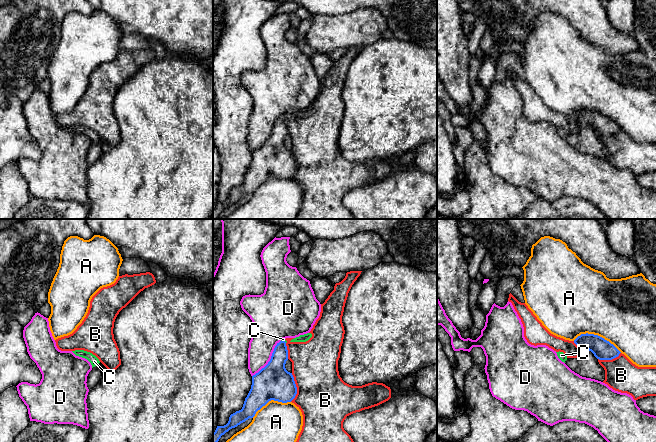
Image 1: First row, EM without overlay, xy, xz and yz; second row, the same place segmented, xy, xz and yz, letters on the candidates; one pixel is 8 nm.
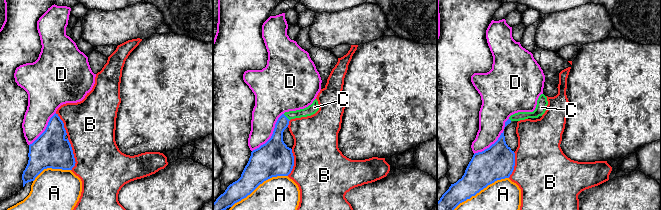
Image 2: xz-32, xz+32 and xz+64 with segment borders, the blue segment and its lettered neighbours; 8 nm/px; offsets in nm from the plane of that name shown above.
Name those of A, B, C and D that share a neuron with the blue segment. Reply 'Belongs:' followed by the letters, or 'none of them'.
Belongs: C

